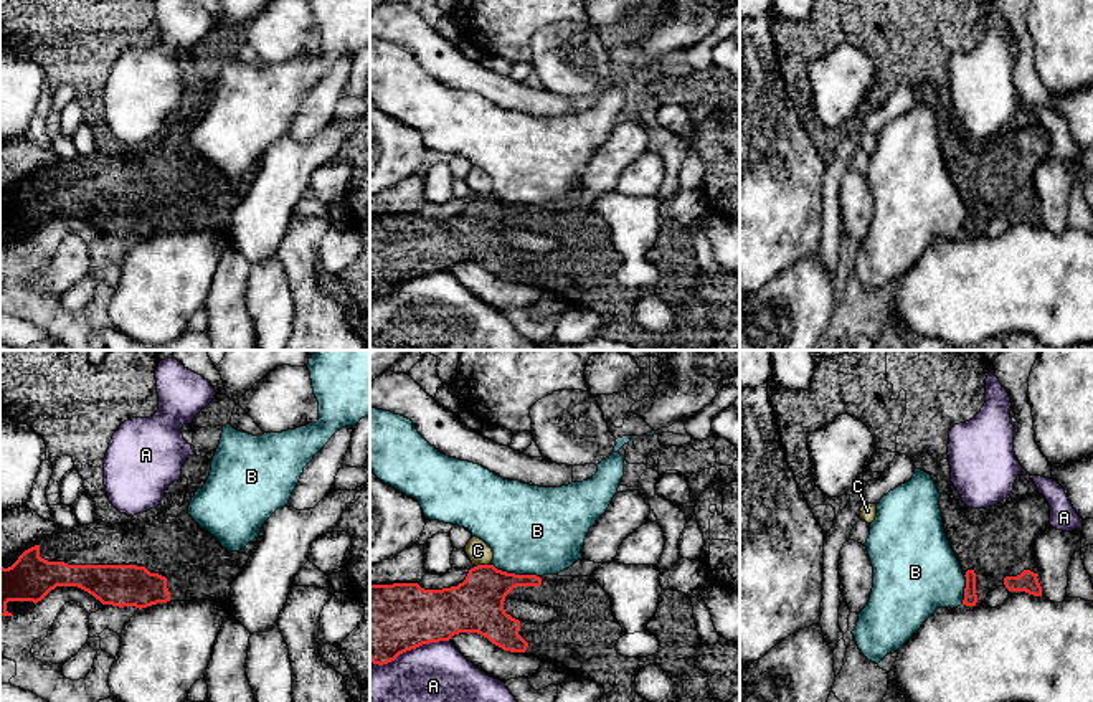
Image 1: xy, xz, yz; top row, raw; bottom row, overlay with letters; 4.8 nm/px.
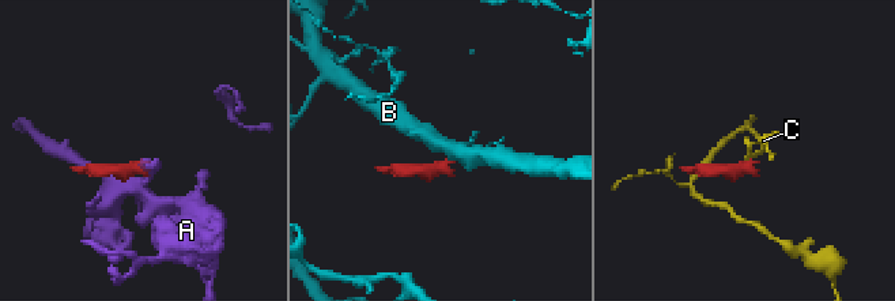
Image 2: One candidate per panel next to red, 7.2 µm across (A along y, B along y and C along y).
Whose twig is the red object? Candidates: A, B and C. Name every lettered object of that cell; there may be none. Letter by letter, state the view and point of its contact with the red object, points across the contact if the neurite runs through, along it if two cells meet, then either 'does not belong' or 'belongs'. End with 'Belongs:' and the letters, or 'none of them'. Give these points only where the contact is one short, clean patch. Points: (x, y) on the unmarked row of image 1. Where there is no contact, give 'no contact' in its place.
A: contact xz (410, 279); does not belong
B: contact xz (514, 203); border xz (492, 194), (507, 202), (535, 203), (539, 207); does not belong
C: contact xz (482, 195); border xz (491, 194), (479, 194), (476, 197); does not belong
Belongs: none of them

